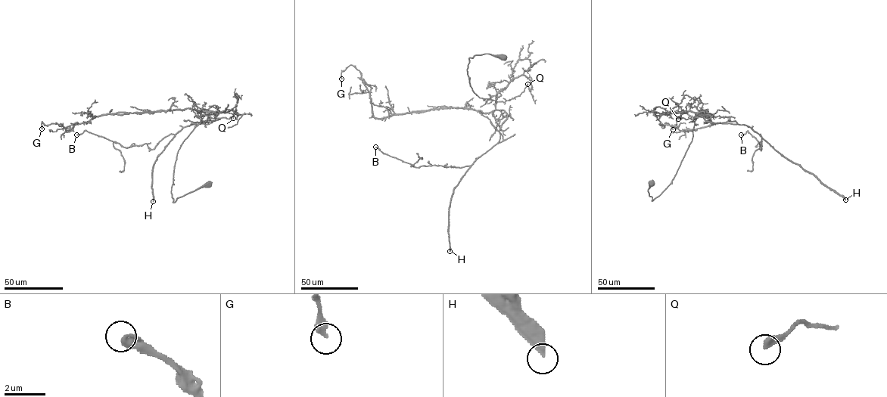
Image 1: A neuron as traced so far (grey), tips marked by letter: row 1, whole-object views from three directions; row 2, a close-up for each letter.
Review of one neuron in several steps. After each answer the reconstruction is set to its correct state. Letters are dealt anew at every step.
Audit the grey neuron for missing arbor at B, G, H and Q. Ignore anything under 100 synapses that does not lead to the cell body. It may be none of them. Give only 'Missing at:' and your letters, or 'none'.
Missing at: H

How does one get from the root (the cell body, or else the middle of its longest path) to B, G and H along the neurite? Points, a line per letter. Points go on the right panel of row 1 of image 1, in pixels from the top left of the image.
B: (651, 184), (653, 200), (674, 176), (700, 112), (710, 122), (750, 127), (760, 149), (748, 131), (741, 134)
G: (651, 184), (653, 200), (674, 176), (698, 113), (707, 109), (712, 123), (659, 124), (673, 129)
H: (651, 184), (653, 200), (674, 176), (692, 141), (696, 115), (703, 111), (709, 122), (750, 127), (845, 200)

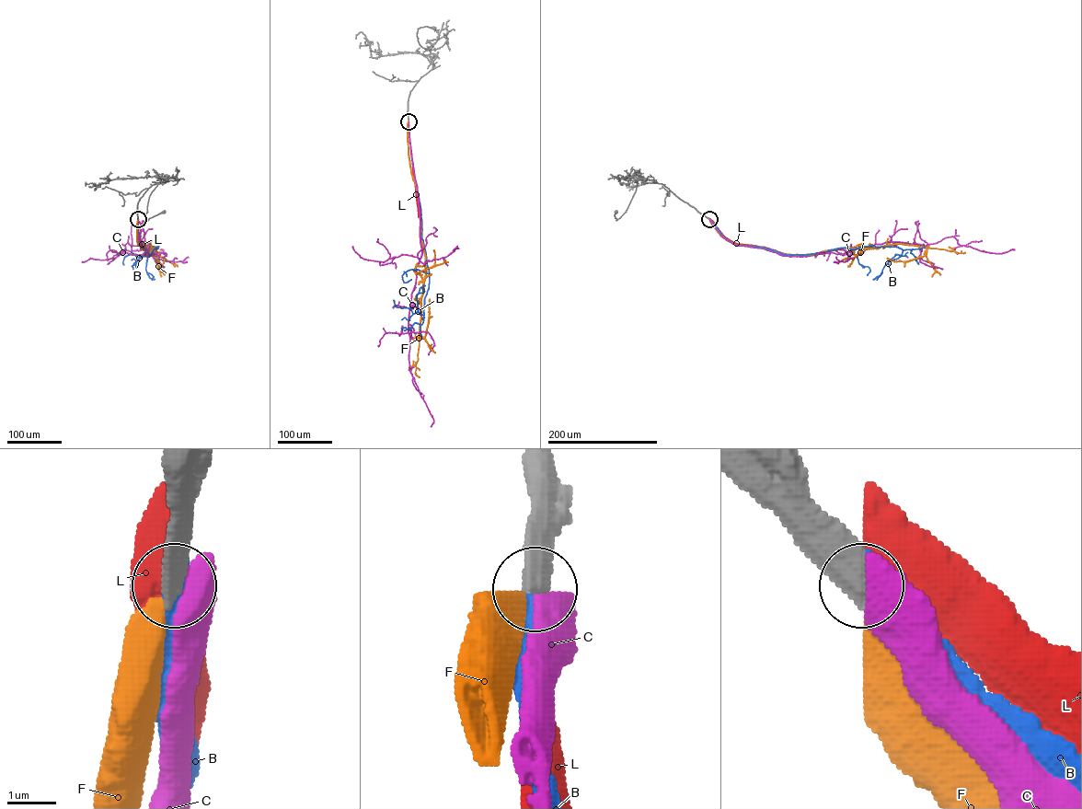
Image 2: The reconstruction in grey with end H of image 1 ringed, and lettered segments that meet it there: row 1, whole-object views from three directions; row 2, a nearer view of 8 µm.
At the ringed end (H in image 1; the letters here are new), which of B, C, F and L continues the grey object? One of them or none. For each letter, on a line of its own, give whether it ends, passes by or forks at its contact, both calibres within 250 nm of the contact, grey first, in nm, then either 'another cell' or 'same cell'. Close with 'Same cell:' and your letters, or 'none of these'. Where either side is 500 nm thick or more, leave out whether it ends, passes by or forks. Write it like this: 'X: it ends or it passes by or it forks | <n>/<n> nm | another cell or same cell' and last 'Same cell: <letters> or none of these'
B: 600/550 nm | same cell
C: 550/650 nm | another cell
F: it ends | 440/480 nm | another cell
L: 600/750 nm | another cell
Same cell: B

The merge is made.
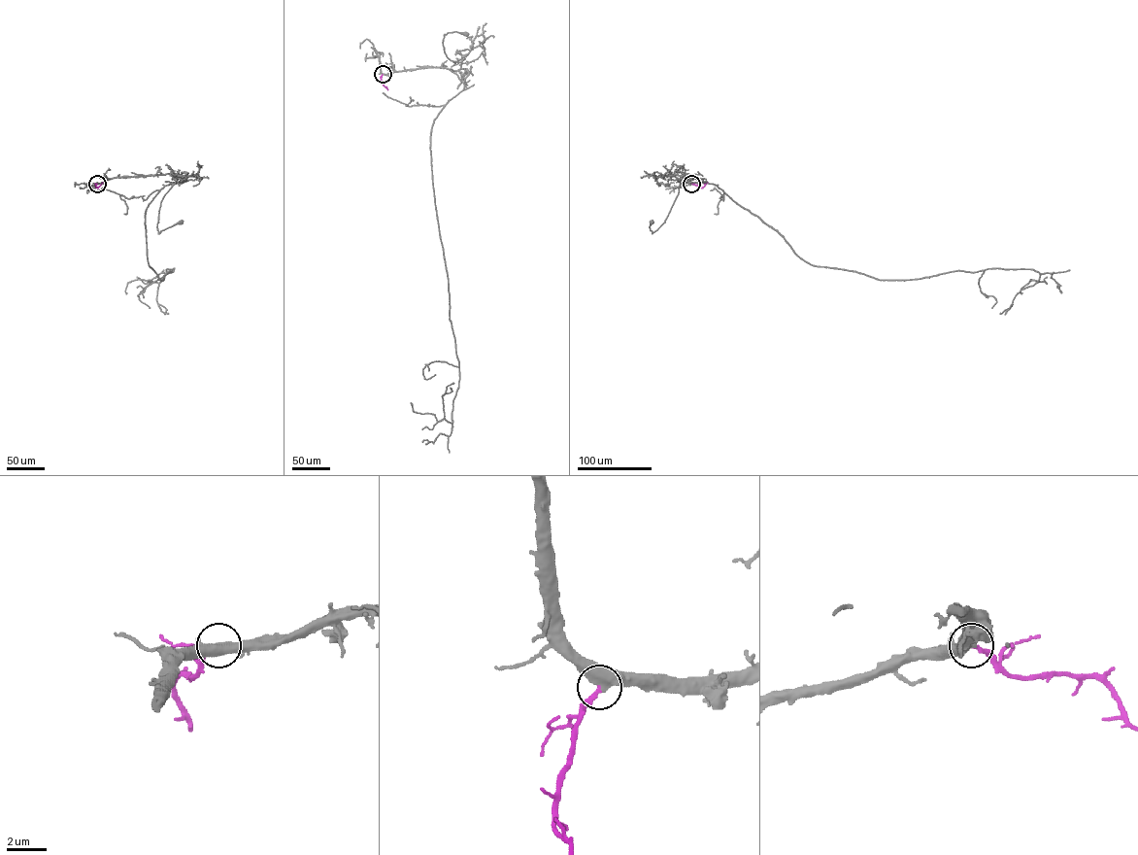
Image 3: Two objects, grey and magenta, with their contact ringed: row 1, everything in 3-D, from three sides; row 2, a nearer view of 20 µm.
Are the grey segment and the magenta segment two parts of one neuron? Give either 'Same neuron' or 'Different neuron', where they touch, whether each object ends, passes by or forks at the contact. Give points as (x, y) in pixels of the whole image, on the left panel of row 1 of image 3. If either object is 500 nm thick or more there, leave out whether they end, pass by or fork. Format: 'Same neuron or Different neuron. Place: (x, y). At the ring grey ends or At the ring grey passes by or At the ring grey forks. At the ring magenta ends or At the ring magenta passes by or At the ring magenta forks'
Same neuron. Place: (97, 184)

